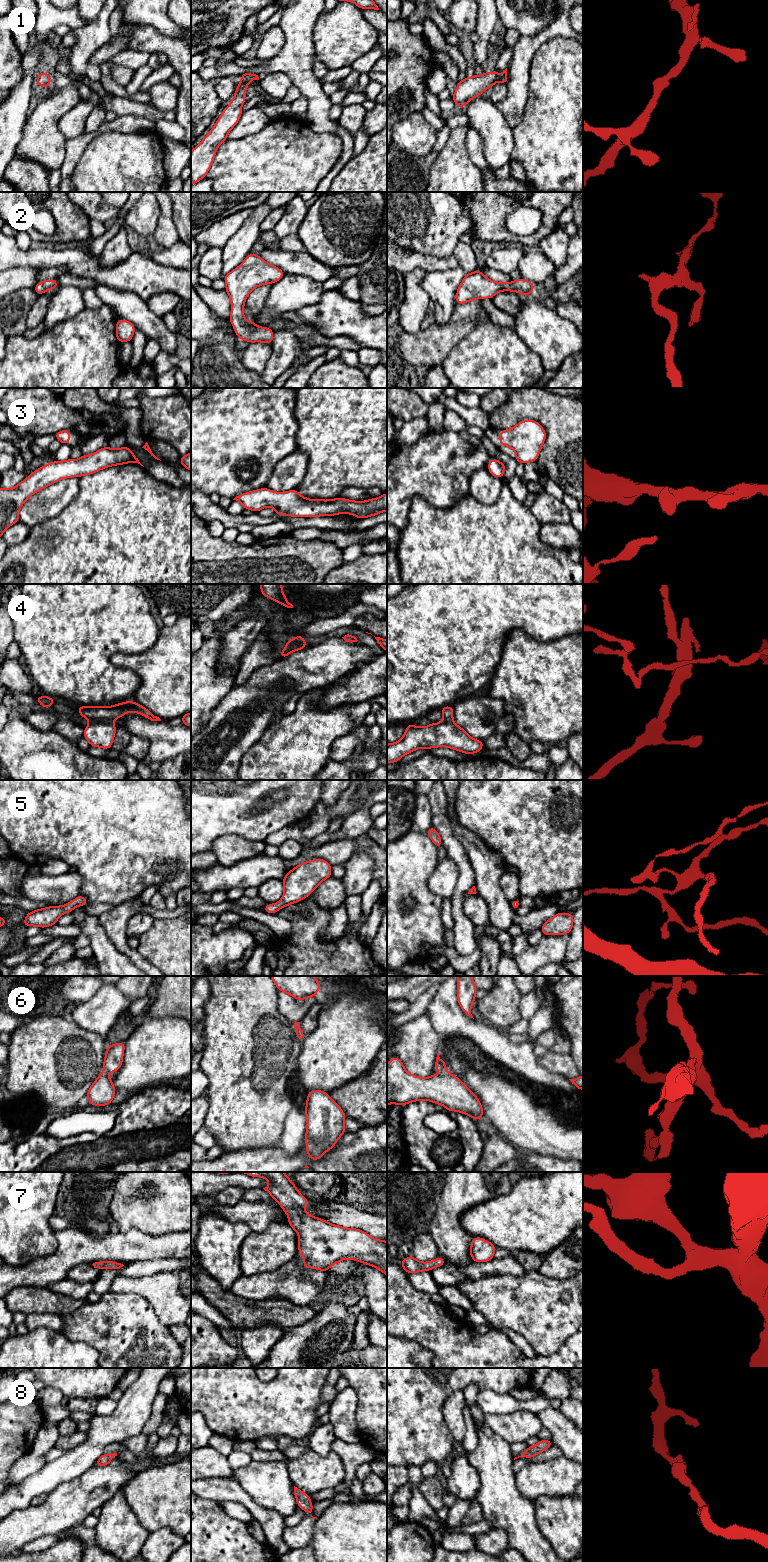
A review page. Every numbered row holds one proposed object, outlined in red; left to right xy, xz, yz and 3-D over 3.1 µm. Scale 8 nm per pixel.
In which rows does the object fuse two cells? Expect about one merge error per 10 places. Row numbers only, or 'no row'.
4

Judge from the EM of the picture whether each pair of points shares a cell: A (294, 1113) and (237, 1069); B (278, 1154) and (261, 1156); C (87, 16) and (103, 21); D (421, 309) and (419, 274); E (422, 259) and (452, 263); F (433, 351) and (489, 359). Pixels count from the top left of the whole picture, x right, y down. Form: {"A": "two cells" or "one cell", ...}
{"A": "two cells", "B": "one cell", "C": "two cells", "D": "one cell", "E": "one cell", "F": "two cells"}

